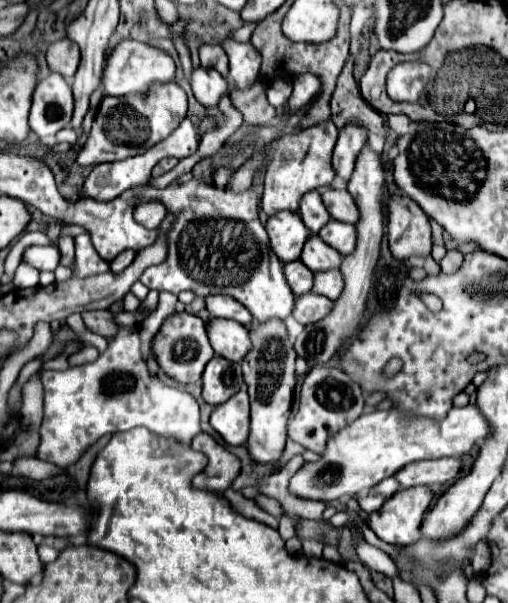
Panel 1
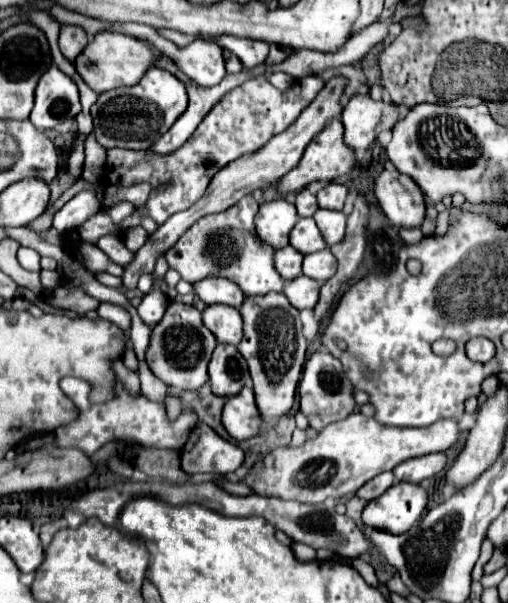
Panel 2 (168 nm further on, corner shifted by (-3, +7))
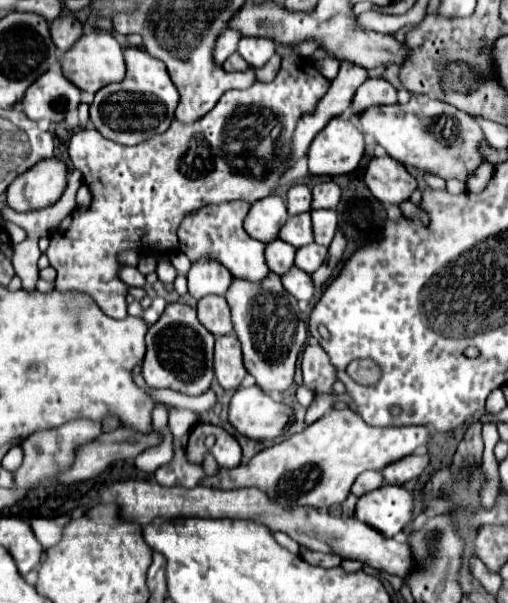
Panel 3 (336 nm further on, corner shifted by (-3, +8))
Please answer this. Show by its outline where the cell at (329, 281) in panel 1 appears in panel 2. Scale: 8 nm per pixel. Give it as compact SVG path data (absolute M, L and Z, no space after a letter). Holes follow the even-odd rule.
M325 248L325 252L313 252L303 258L303 274L313 280L319 282L329 280L335 270L337 270L337 260L329 252L329 248Z

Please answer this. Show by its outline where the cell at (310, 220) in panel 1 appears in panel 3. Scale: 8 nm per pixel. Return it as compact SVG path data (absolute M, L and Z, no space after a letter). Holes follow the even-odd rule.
M295 185L287 193L289 215L301 215L311 211L311 189L307 185Z

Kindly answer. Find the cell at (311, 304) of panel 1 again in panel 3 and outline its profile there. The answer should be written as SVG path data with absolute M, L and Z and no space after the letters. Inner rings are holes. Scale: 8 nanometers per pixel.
M293 267L293 271L287 271L287 273L281 277L281 281L283 281L283 287L285 287L297 301L309 301L309 299L313 297L313 281L311 281L311 277L309 277L305 271Z

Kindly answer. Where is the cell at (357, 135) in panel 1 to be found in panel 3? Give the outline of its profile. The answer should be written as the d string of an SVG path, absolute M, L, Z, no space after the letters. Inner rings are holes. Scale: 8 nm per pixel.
M367 79L355 93L351 103L351 117L359 117L365 109L395 105L397 93L385 79Z

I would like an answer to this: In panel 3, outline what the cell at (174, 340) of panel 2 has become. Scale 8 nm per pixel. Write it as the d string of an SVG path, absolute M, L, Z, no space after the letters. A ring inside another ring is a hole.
M169 303L159 321L149 327L145 343L143 377L149 387L169 387L187 395L201 395L209 389L213 379L213 335L199 323L193 307Z

